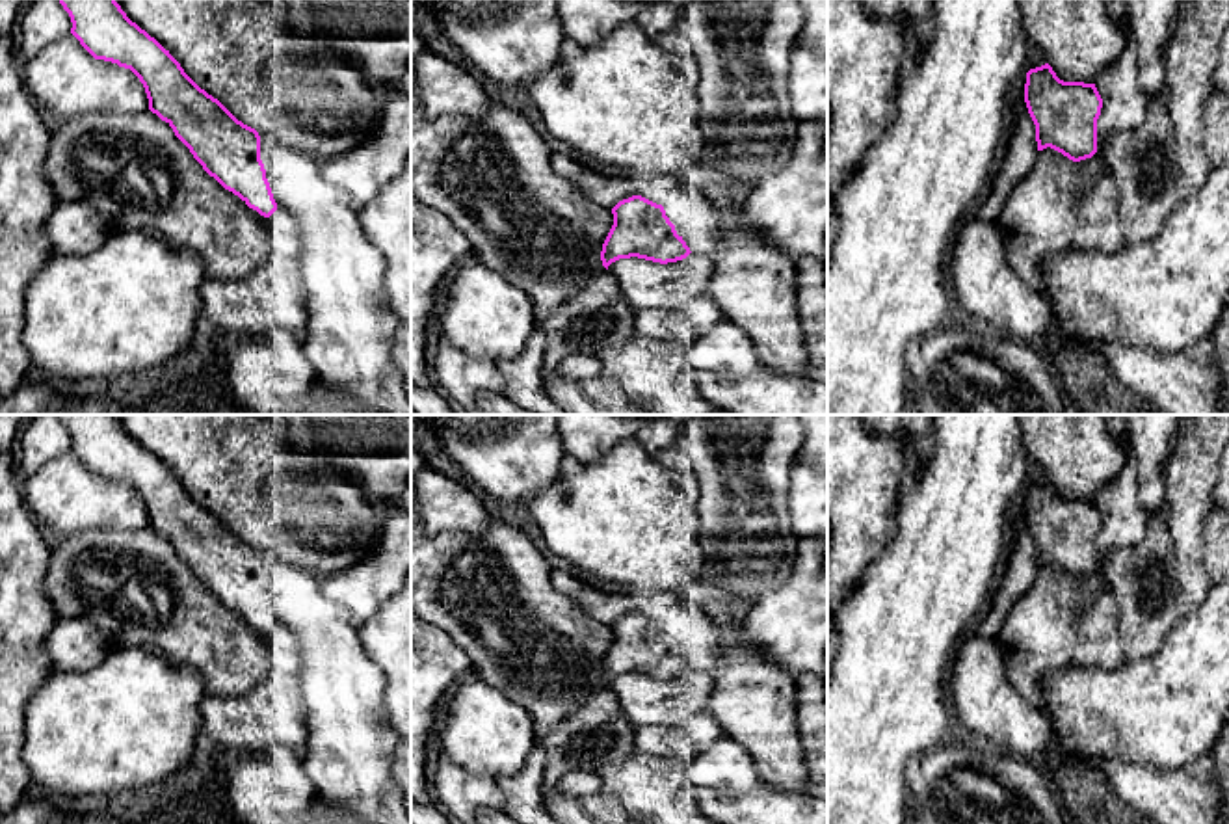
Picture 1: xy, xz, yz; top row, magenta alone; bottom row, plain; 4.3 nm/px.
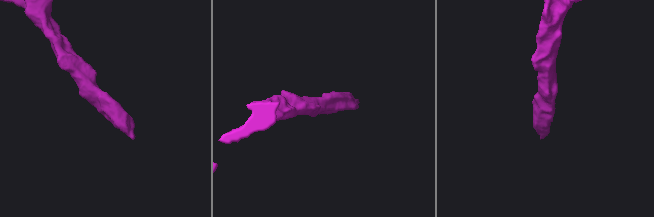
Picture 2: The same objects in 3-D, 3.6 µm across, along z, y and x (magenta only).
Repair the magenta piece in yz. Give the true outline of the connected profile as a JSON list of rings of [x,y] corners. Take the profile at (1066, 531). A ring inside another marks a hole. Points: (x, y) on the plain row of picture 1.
[[[1045,480],[1026,489],[1024,519],[1036,541],[1037,567],[1051,564],[1073,578],[1097,569],[1103,515],[1095,500],[1064,498]]]

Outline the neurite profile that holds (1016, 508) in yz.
[[[1026,489],[1010,502],[1006,513],[1004,513],[1004,525],[1002,525],[1002,551],[1008,547],[1013,547],[1015,539],[1015,523],[1021,515],[1024,515],[1024,500],[1026,500]]]

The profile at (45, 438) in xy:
[[[33,415],[17,437],[17,474],[35,474],[45,463],[71,450],[73,439],[58,415]]]

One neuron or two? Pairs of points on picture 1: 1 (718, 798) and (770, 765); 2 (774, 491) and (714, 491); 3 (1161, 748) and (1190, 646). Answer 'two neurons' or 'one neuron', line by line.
1: two neurons
2: one neuron
3: one neuron

